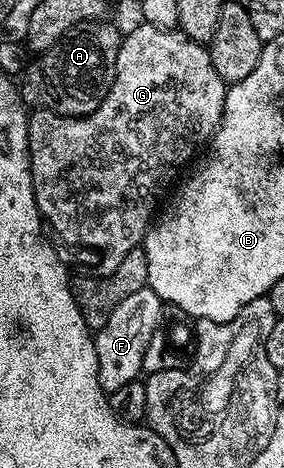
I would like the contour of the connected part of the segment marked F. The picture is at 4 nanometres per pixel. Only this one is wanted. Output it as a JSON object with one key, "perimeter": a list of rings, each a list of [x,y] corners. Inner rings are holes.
{"perimeter":[[[146,286],[130,297],[125,297],[117,309],[113,309],[113,317],[99,331],[94,332],[95,348],[97,349],[97,373],[101,389],[111,392],[113,389],[126,385],[128,381],[140,378],[145,361],[145,349],[149,349],[149,341],[160,330],[159,314],[165,310],[163,300]]]}

